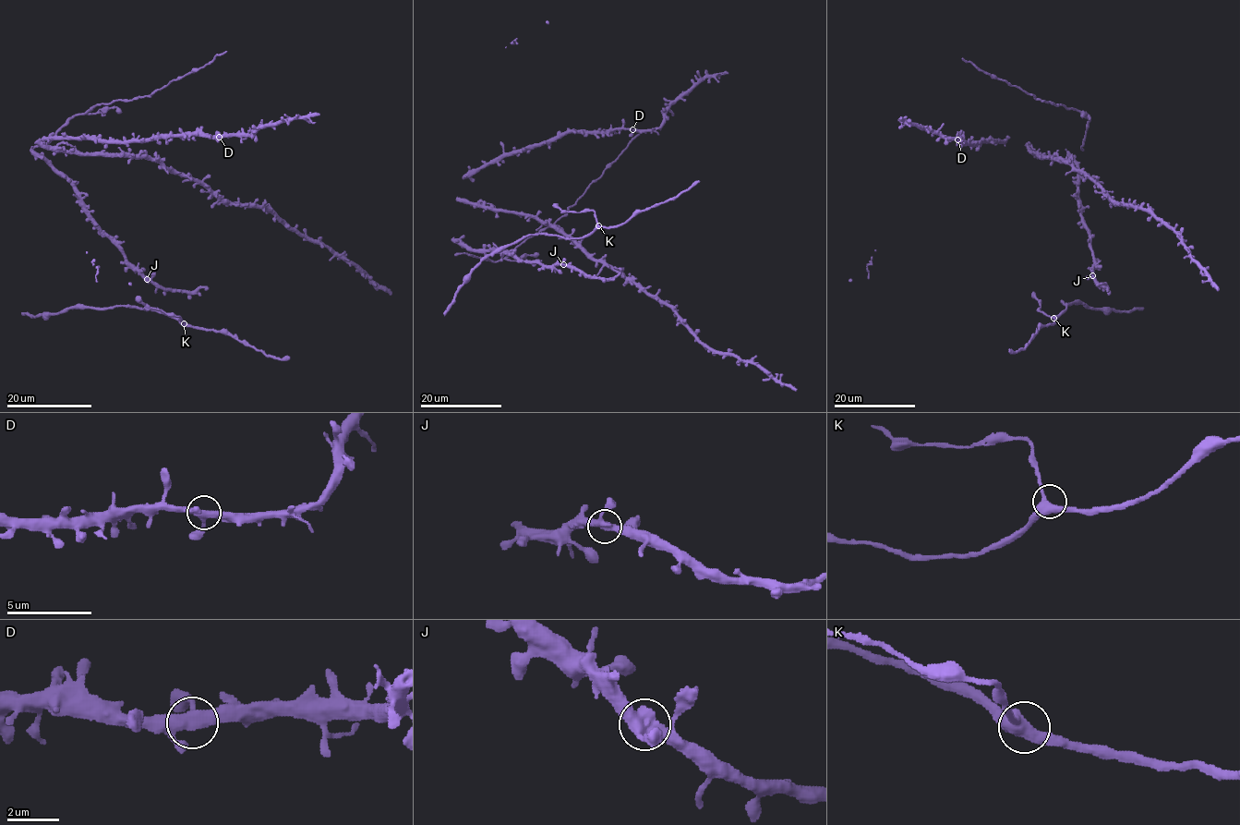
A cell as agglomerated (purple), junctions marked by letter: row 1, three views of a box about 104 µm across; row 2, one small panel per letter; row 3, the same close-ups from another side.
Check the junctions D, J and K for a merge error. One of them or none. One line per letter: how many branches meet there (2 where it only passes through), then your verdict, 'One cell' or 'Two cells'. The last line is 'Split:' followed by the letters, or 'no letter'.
D: Branches: 4. One cell
J: Branches: 4. One cell
K: Branches: 3. One cell
Split: no letter

